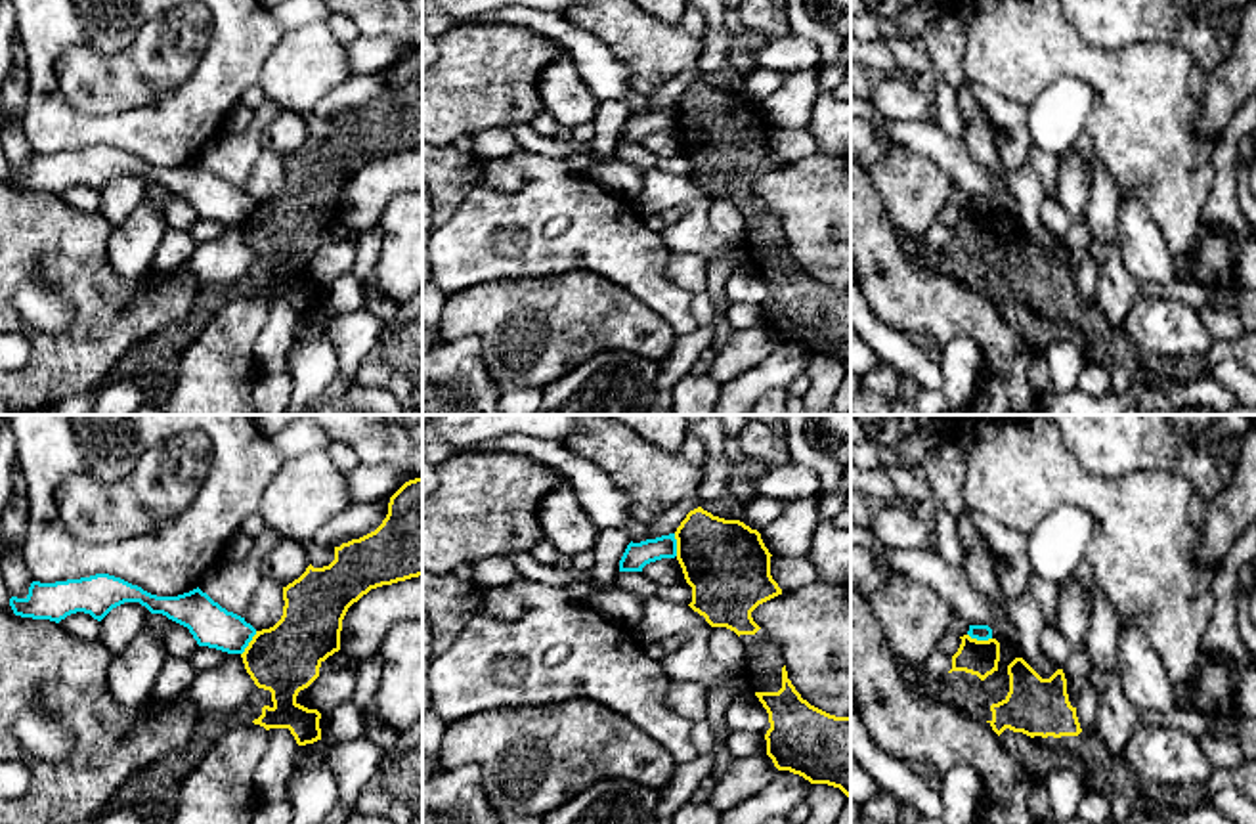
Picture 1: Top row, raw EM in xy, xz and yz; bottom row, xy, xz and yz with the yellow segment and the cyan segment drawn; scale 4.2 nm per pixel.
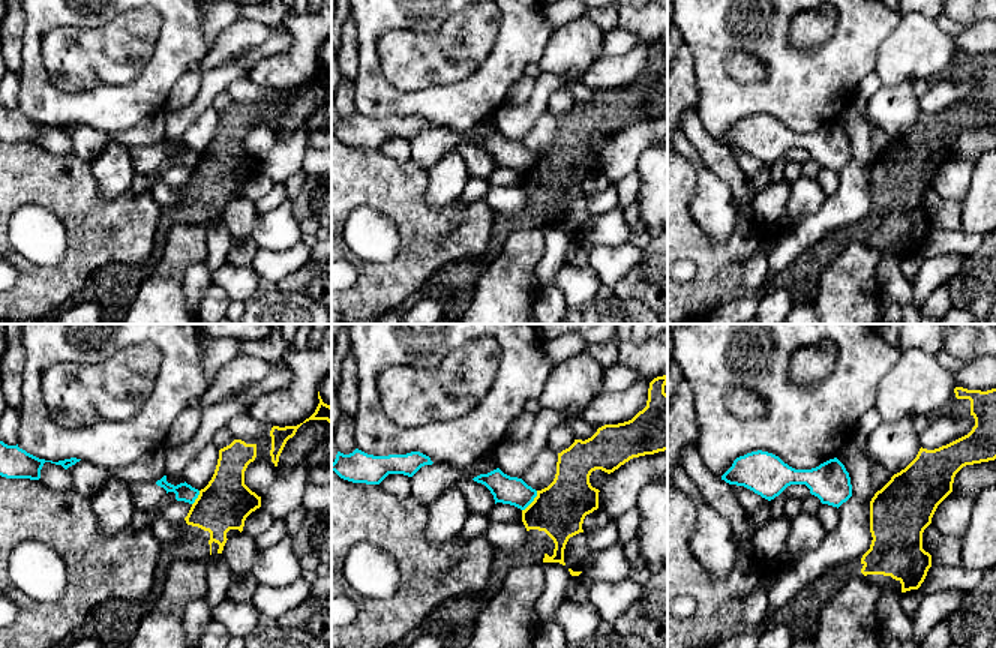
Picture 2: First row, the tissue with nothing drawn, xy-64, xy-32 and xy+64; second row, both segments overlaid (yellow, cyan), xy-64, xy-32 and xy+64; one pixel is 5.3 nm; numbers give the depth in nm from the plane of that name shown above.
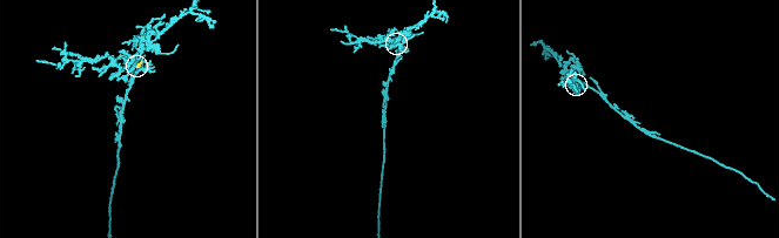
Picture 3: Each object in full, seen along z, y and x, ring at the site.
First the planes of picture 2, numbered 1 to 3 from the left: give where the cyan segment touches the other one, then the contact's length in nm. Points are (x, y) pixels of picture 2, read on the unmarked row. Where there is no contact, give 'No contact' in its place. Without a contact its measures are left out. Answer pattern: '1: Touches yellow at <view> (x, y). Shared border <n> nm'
1: Touches yellow at xy-64 (197, 162). Shared border 90 nm
2: Touches yellow at xy-32 (533, 165). Shared border 140 nm
3: No contact

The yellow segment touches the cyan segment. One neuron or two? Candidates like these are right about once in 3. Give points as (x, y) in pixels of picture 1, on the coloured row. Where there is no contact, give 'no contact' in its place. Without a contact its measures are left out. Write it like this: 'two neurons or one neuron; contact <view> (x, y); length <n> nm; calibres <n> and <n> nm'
two neurons; contact yz (979, 641); length 110 nm; calibres 150 and 60 nm

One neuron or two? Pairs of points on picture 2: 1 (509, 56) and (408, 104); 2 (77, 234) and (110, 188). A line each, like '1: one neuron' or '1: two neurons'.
1: one neuron
2: two neurons

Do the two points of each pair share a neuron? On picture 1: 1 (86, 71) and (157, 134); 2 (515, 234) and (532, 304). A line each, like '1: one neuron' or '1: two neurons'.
1: two neurons
2: two neurons

